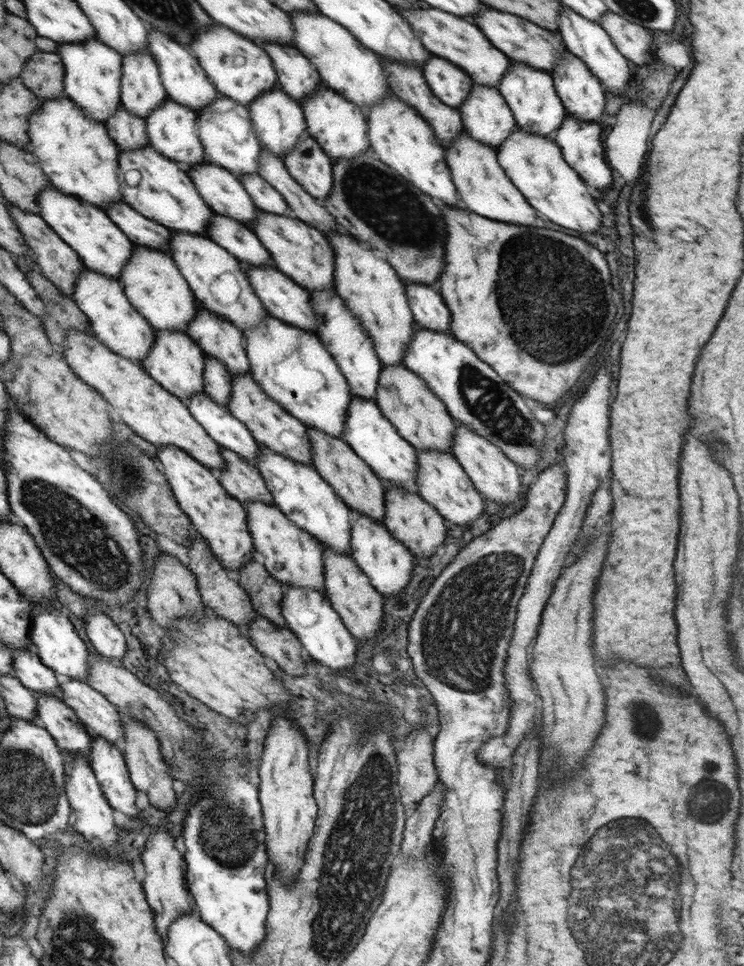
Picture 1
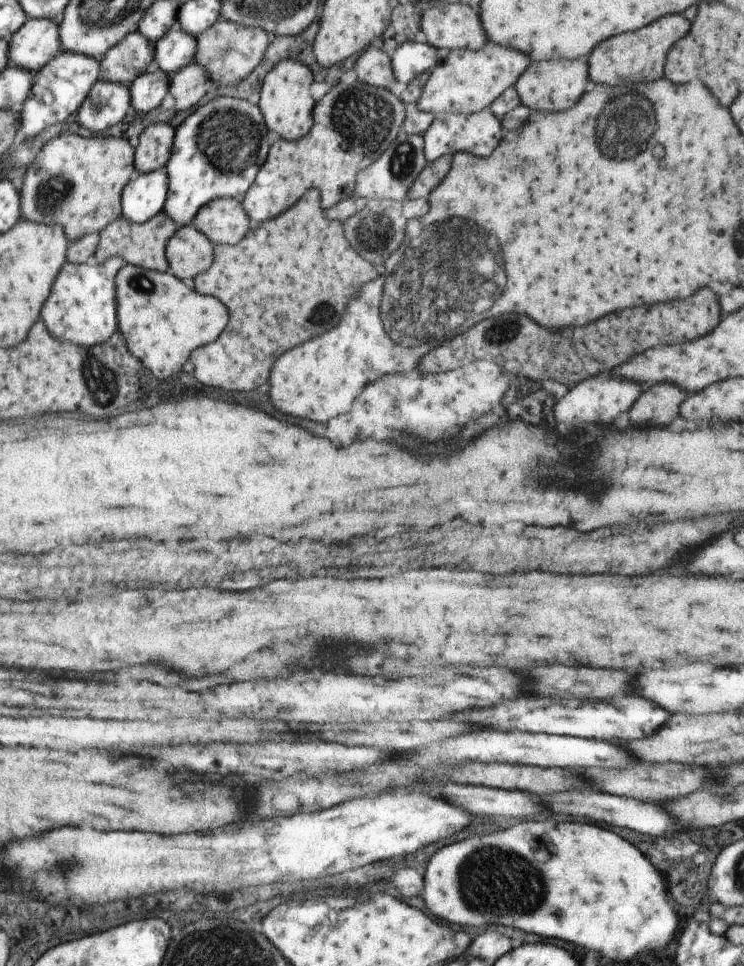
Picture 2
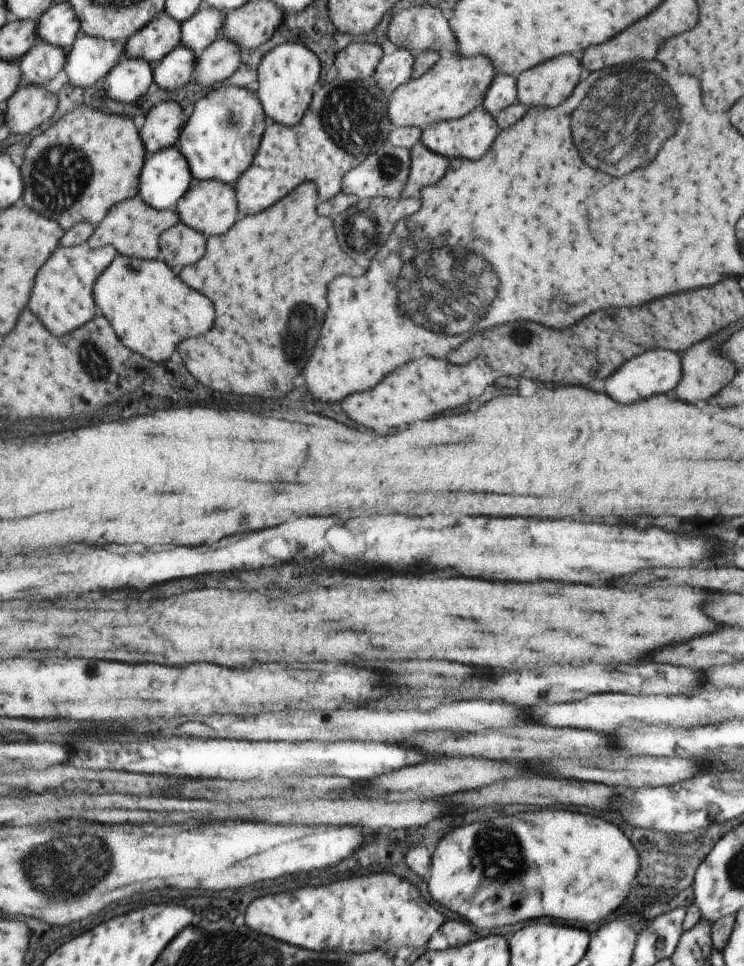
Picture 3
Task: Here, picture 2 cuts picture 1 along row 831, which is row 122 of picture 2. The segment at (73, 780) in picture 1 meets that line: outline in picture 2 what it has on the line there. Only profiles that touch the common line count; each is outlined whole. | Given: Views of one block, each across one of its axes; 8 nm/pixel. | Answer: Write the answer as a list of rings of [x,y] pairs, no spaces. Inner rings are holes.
[[[100,80],[84,100],[84,106],[77,112],[76,120],[82,128],[100,135],[126,116],[131,102],[128,86]]]

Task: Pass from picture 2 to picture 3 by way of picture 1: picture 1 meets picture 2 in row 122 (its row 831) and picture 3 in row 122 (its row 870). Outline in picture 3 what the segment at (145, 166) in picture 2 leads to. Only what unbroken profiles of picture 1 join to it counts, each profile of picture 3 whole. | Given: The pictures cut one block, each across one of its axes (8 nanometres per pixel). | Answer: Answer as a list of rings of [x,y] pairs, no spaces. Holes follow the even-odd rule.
[[[174,100],[158,103],[145,116],[140,136],[150,155],[177,146],[187,122],[184,110]]]

